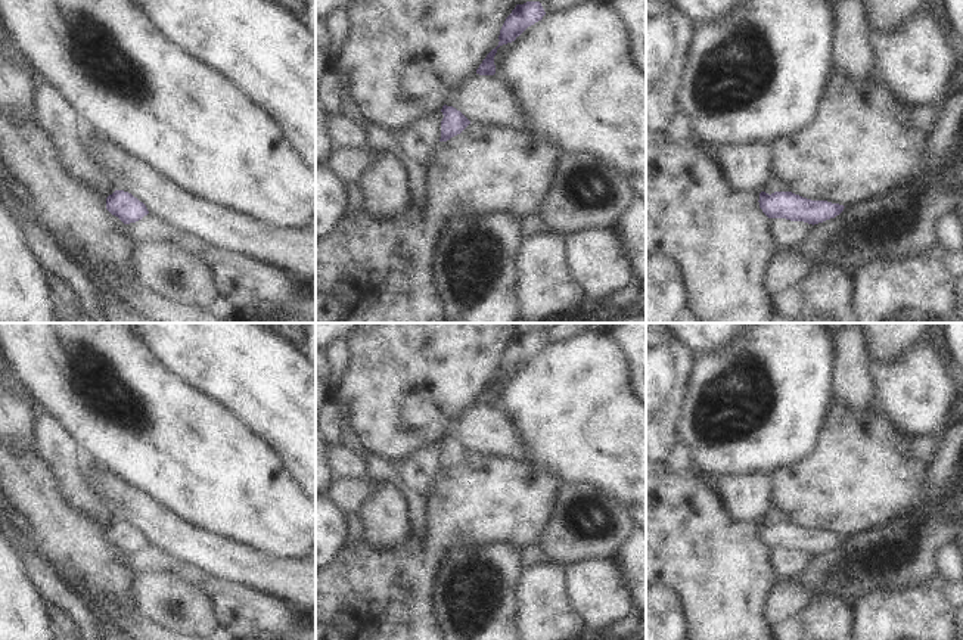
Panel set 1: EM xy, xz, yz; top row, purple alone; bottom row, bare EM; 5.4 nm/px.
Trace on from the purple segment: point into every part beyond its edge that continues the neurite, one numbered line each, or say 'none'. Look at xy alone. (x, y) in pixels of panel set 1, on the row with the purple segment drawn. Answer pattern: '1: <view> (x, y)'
none

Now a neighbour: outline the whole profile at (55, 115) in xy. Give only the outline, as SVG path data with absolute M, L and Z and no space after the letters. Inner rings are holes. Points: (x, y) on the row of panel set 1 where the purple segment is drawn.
M35 77L34 119L52 140L63 167L86 186L106 198L117 190L115 183L93 161L80 139L81 121L71 105L41 77Z

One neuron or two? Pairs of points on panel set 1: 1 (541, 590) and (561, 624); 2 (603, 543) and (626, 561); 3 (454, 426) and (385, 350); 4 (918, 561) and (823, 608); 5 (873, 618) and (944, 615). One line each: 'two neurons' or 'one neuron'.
1: one neuron
2: two neurons
3: two neurons
4: two neurons
5: one neuron

